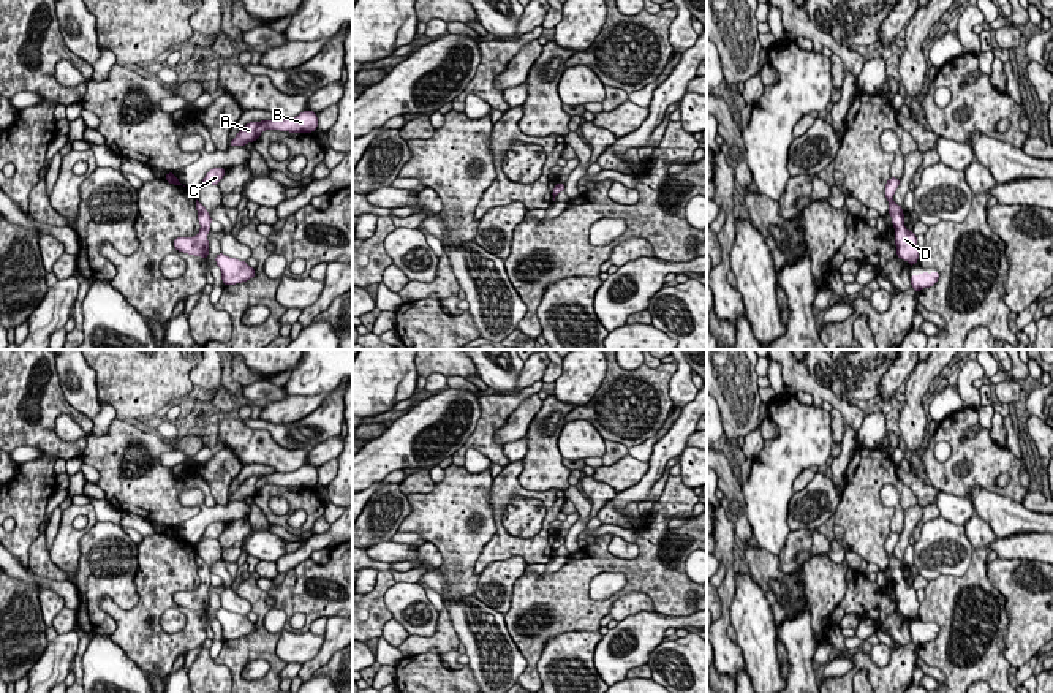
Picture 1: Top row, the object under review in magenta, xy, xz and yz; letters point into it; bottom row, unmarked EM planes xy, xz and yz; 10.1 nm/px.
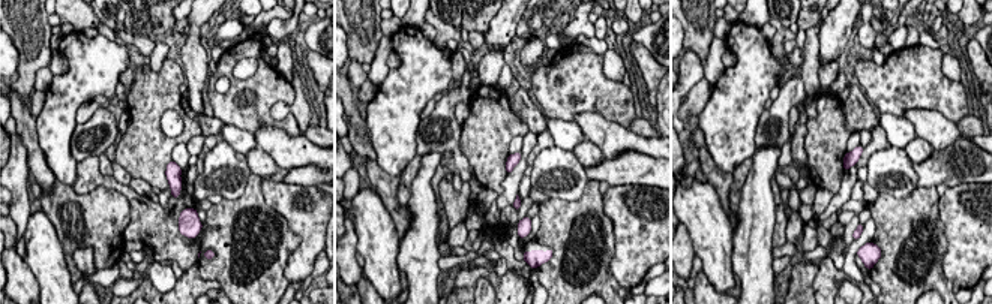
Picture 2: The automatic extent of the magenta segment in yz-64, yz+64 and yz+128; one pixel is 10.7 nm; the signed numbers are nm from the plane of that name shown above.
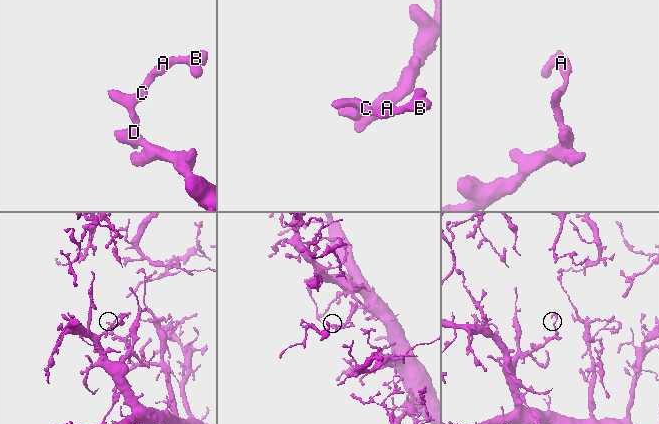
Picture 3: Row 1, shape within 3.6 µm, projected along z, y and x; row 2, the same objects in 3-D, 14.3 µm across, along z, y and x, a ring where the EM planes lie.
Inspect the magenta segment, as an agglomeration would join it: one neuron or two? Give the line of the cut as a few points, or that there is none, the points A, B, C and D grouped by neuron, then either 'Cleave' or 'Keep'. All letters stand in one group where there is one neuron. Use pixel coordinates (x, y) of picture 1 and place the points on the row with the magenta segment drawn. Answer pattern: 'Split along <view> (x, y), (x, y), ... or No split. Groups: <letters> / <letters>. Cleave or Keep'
No split. Groups: A B C D. Keep

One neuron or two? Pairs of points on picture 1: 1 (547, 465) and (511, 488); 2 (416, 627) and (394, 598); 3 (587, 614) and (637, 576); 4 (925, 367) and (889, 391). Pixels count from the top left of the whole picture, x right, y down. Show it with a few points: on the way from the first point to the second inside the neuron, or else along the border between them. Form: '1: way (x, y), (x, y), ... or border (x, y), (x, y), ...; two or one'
1: border (522, 461), (522, 486), (533, 491), (557, 489); two
2: way (411, 621), (400, 605); one
3: way (600, 609), (626, 589); one
4: border (916, 366), (905, 380); two

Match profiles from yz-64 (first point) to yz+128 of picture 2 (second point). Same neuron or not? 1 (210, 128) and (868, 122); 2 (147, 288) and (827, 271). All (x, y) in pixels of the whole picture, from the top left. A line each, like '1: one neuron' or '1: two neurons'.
1: one neuron
2: two neurons

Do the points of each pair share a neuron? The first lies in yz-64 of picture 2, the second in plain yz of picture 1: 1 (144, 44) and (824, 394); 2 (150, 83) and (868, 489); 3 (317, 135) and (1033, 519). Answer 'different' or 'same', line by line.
1: same
2: same
3: different

